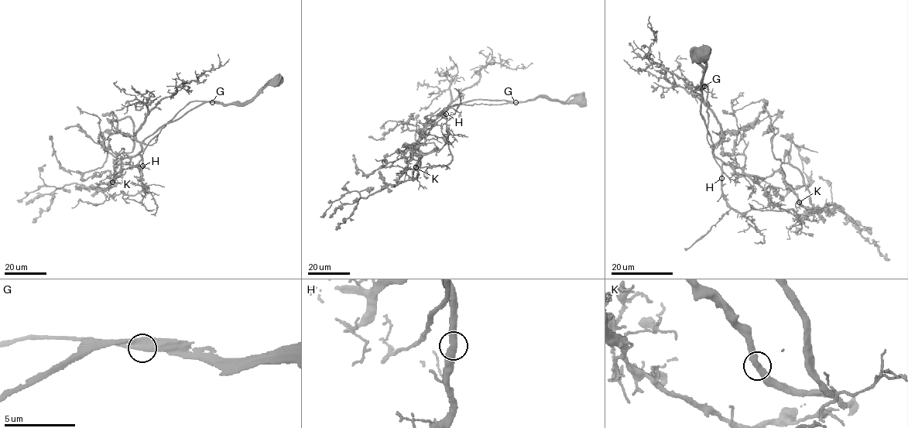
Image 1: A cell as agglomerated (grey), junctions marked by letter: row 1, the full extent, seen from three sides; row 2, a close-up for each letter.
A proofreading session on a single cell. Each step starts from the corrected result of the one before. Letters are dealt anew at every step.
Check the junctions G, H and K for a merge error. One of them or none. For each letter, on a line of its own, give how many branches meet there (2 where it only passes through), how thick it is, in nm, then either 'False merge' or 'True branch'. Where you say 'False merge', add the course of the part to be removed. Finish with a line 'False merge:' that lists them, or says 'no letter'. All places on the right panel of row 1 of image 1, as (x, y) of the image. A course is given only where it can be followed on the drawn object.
G: Branches: 2. Thickness 440 nm. False merge. Course of the part to remove: (704, 86), (707, 83), (707, 142), (712, 148), (713, 156), (731, 179), (743, 176), (752, 189), (750, 197)
H: Branches: 2. Thickness 440 nm. True branch
K: Branches: 2. Thickness 440 nm. True branch
False merge: G

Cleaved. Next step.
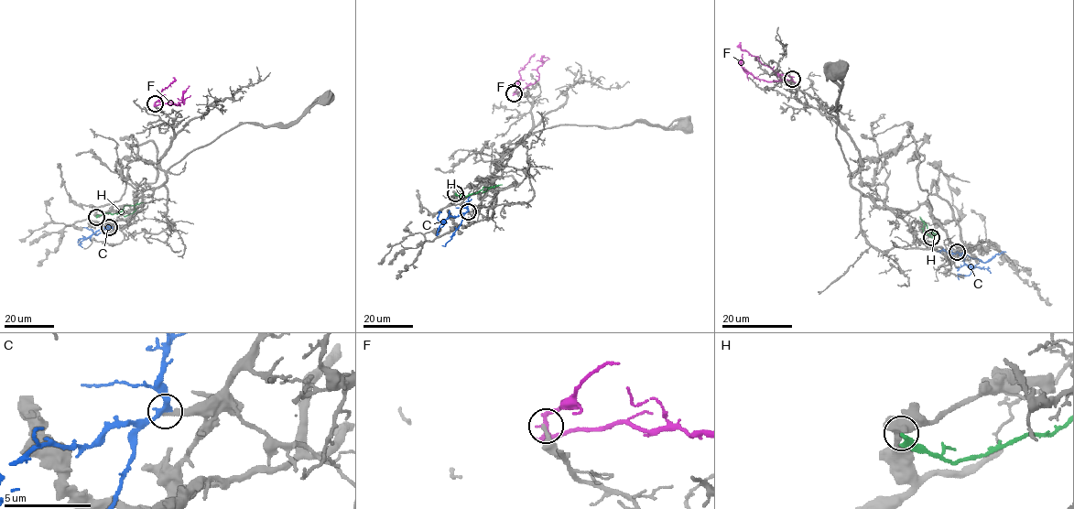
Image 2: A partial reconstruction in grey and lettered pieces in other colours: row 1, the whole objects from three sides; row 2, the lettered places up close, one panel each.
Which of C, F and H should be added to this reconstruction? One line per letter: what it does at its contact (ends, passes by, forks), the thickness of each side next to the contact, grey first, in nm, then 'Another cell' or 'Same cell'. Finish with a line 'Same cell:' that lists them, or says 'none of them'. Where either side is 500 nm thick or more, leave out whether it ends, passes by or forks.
C: It passes by. Thickness 240 nm (grey) against 300 nm. Same cell
F: It forks there. Thickness 200 nm (grey) against 220 nm. Another cell
H: Thickness 550 nm (grey) against 360 nm. Another cell
Same cell: C

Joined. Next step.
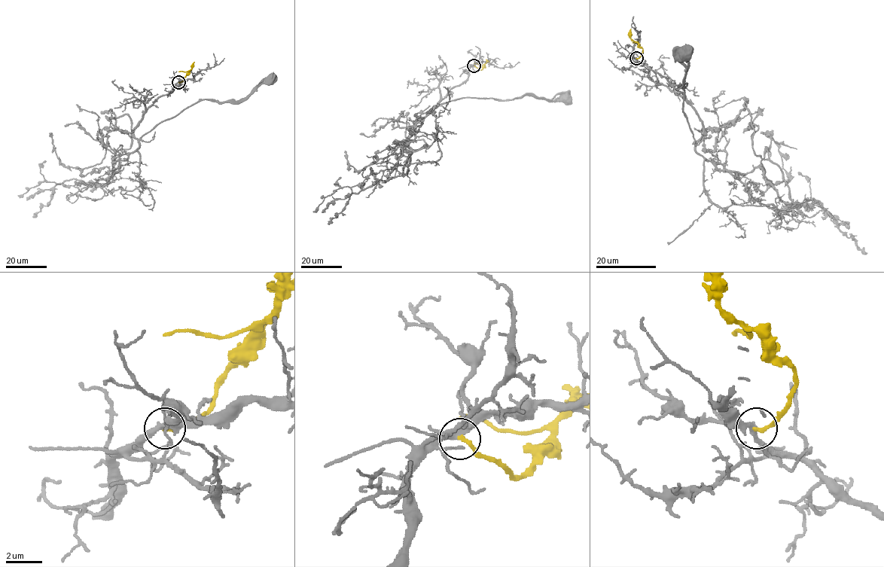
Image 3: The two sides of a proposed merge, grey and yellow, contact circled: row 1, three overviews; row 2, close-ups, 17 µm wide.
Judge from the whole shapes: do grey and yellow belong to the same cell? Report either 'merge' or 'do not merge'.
do not merge

